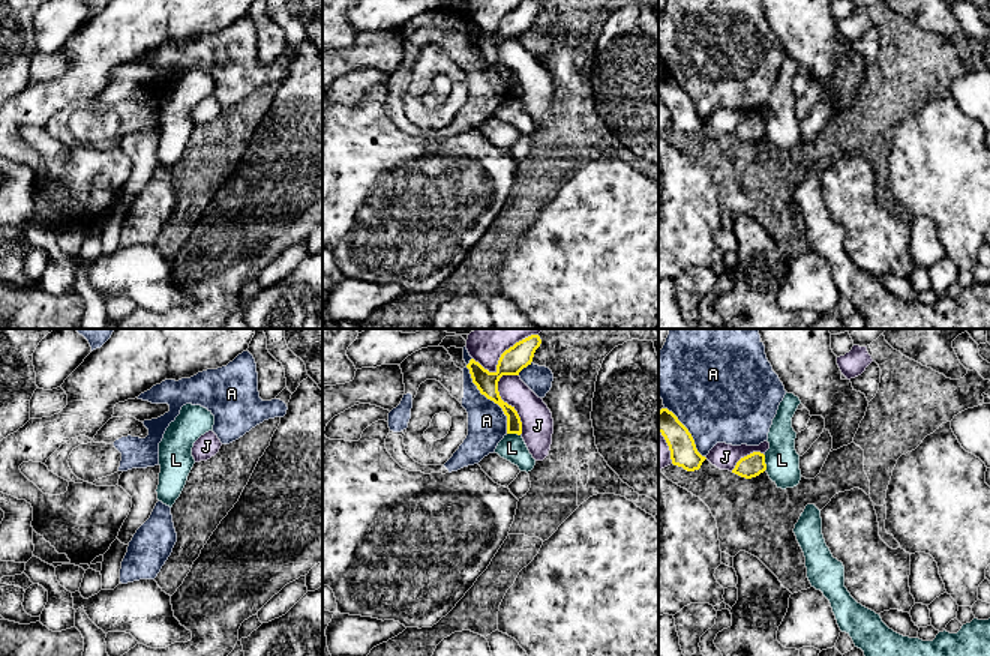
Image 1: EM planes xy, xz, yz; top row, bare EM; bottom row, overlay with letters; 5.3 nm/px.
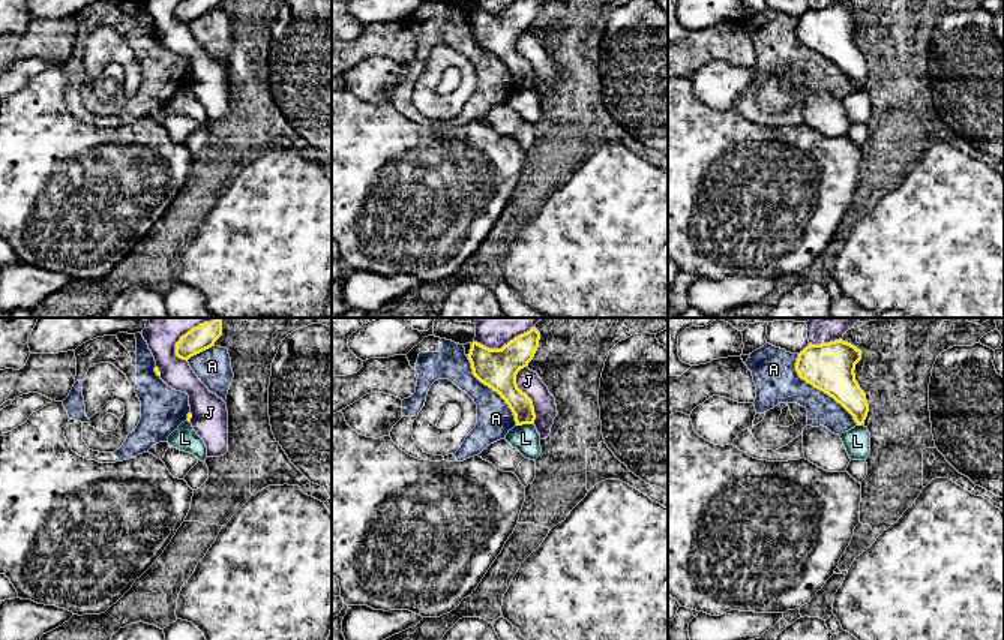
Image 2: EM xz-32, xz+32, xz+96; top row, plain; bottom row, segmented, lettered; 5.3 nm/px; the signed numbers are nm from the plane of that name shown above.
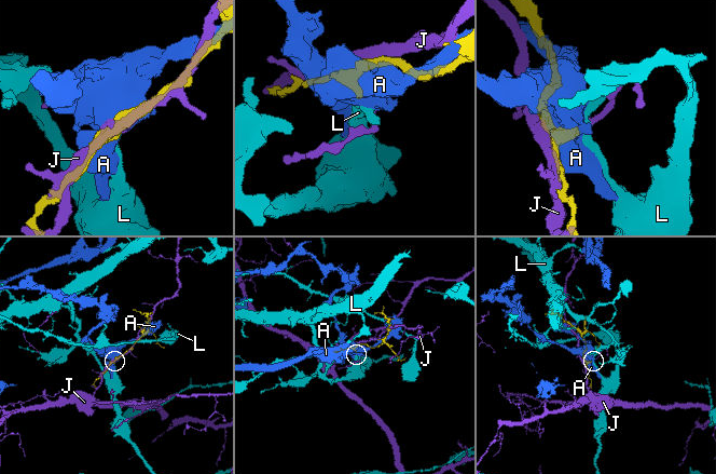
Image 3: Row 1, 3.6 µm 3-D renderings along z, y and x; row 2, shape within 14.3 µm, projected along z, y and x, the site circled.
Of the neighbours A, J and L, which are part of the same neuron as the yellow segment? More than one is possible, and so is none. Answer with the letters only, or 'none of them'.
none of them

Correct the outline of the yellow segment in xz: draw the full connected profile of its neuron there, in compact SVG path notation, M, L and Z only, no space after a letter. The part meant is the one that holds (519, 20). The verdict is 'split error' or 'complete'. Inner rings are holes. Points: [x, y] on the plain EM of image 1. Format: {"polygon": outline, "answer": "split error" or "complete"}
{"polygon": "M528 0L516 6L501 18L495 36L489 36L474 23L471 23L466 29L472 47L477 50L480 57L498 68L507 80L507 98L520 99L522 86L514 71L501 63L498 56L498 45L502 39L519 39L524 32L531 29L534 17L540 11L540 8L540 0Z", "answer": "complete"}

